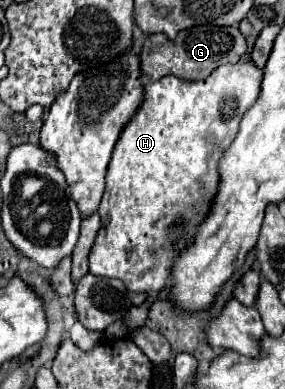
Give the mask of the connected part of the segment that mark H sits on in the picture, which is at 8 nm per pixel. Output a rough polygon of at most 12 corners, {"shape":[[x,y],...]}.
{"shape":[[262,71],[166,75],[120,133],[92,275],[162,291]]}

